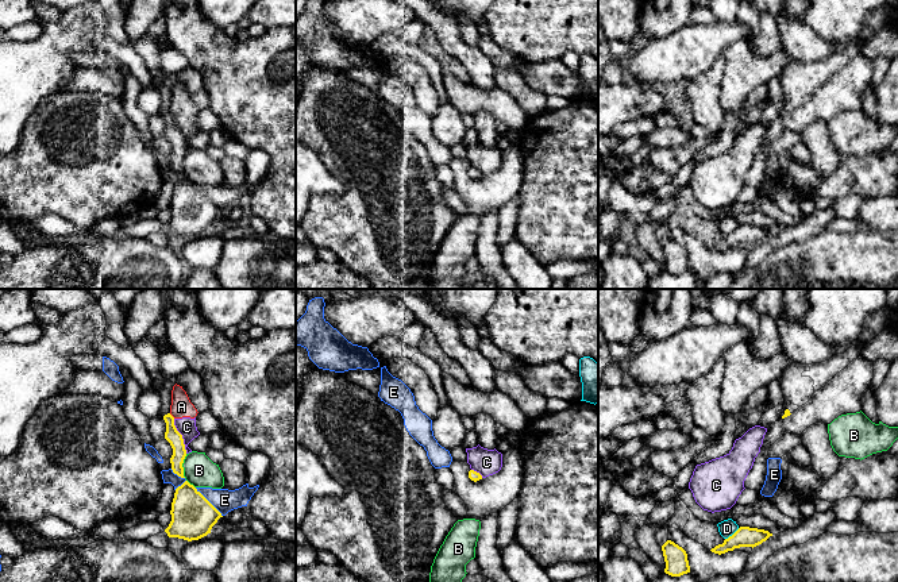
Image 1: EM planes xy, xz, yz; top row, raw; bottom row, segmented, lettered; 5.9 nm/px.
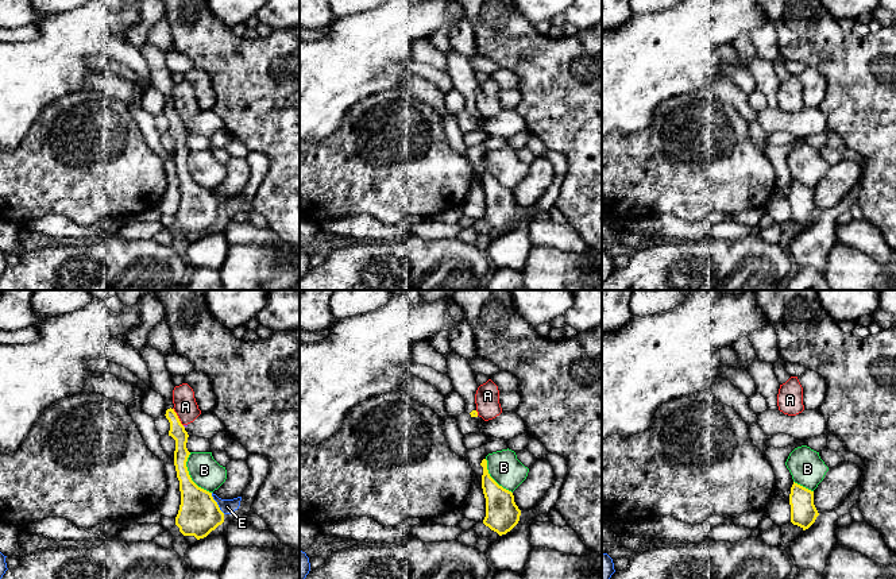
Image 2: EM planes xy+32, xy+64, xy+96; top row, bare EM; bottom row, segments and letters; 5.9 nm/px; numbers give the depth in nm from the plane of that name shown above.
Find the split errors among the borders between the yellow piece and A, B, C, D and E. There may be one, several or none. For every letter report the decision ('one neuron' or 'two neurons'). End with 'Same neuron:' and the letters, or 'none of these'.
A: two neurons
B: two neurons
C: two neurons
D: two neurons
E: two neurons
Same neuron: none of these

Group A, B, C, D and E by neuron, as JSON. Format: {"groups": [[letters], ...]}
{"groups": [["A", "C"], ["B"], ["D"], ["E"]]}

